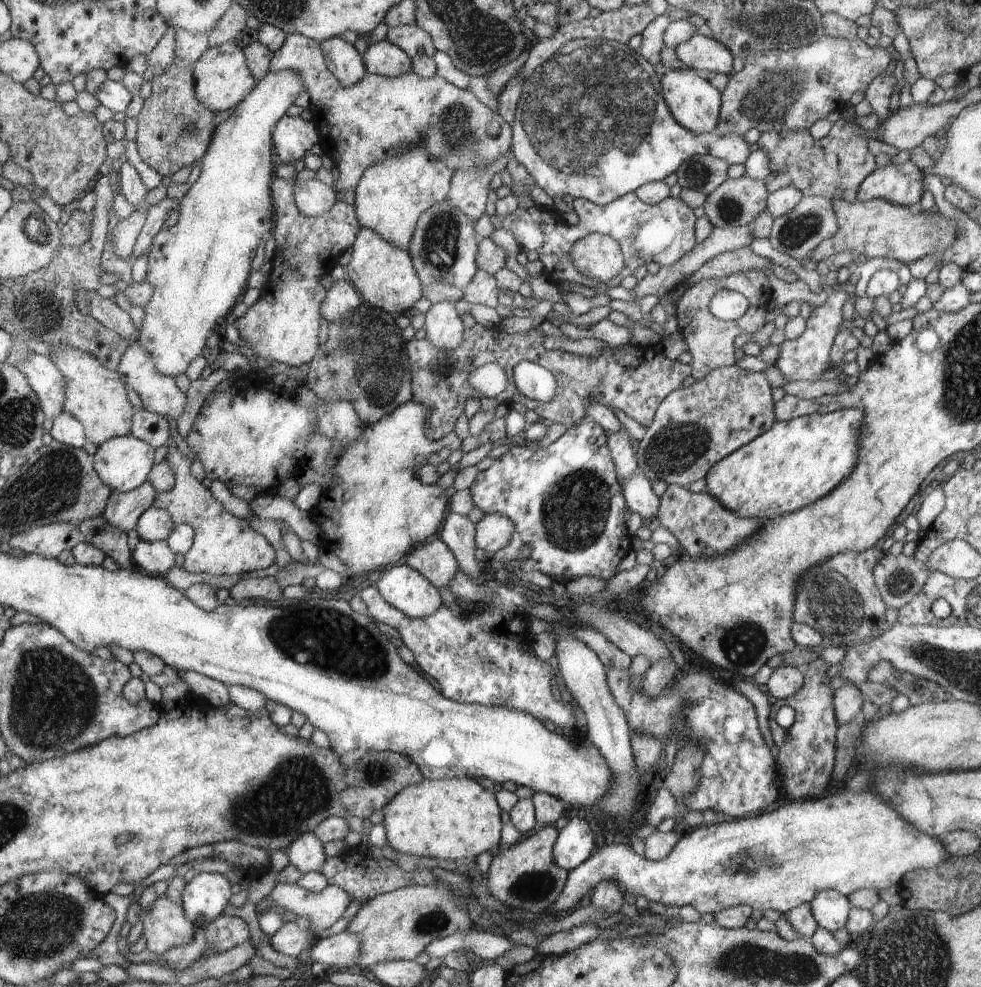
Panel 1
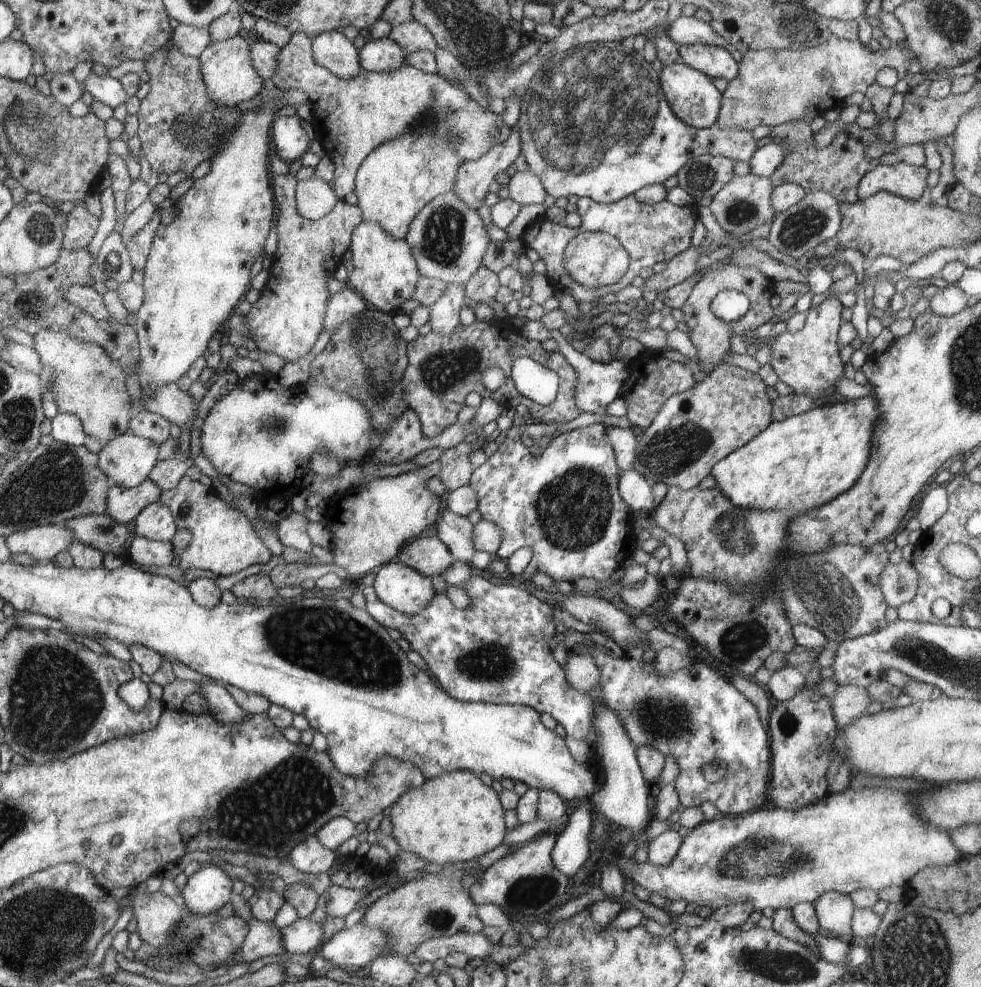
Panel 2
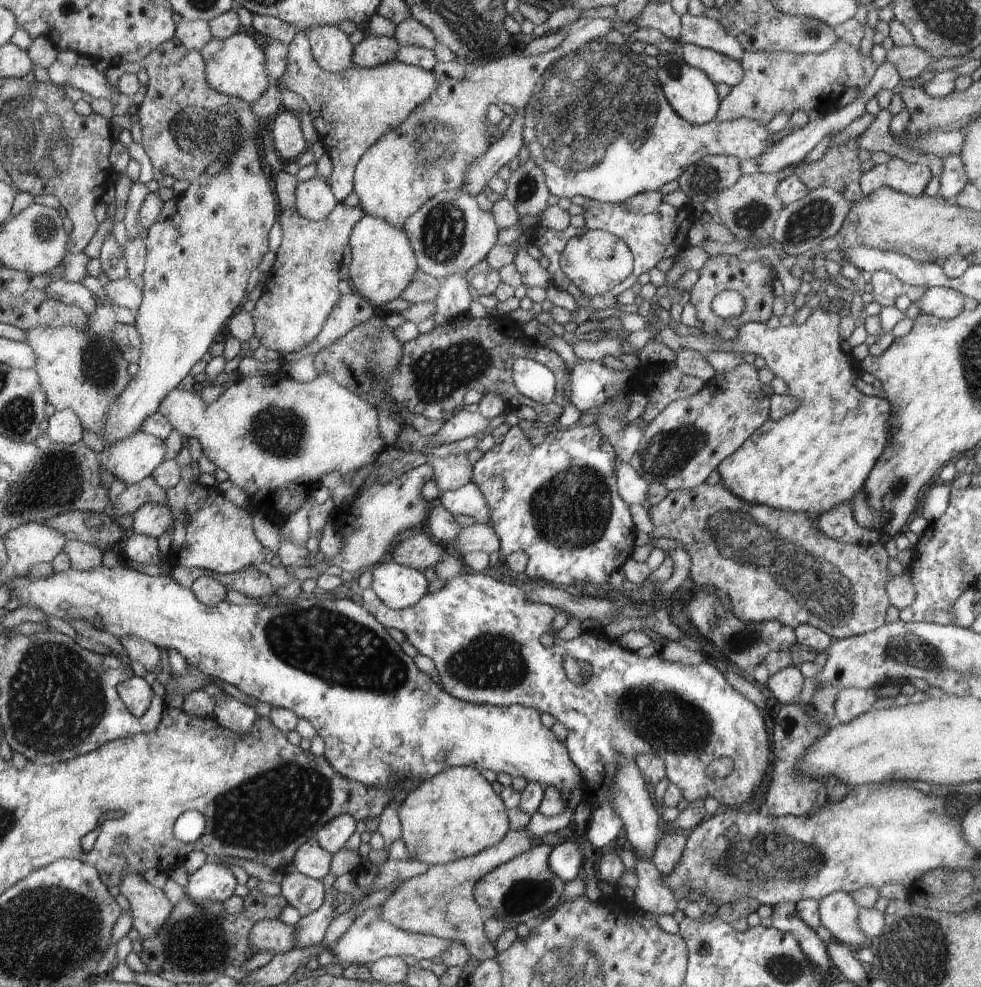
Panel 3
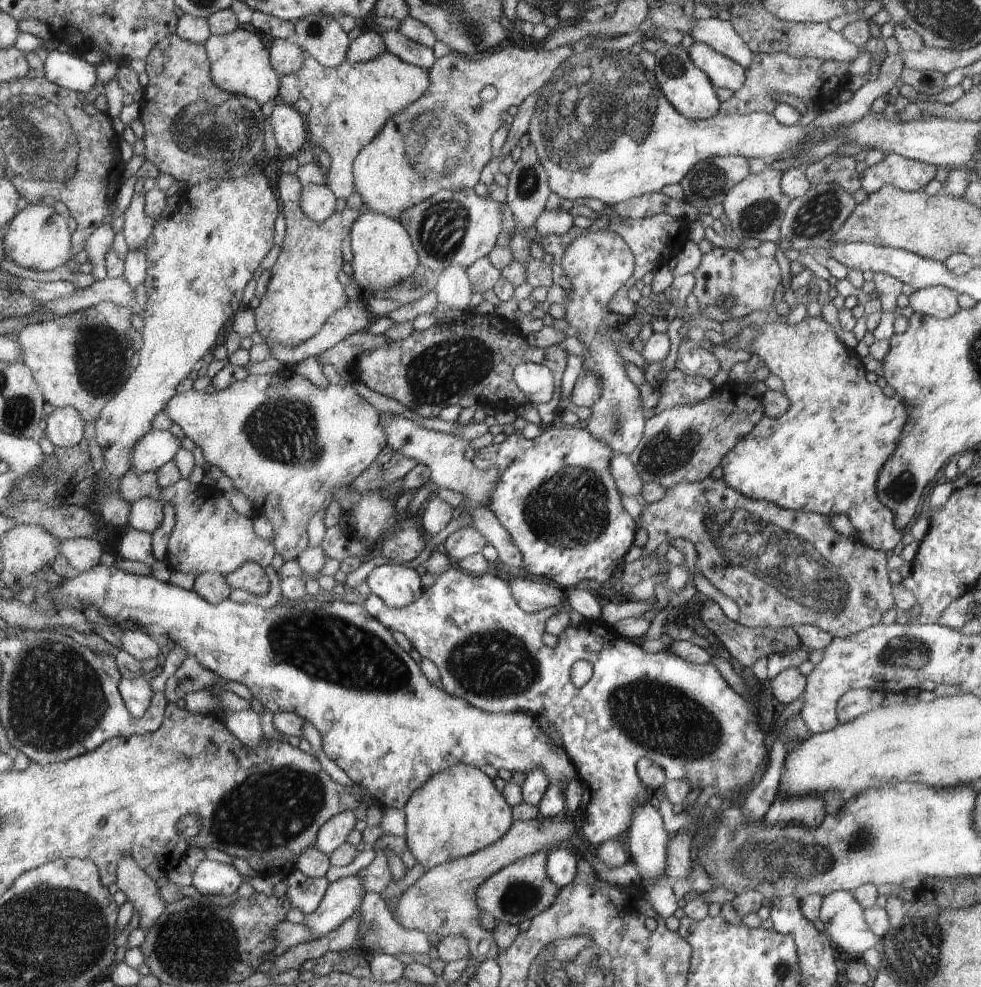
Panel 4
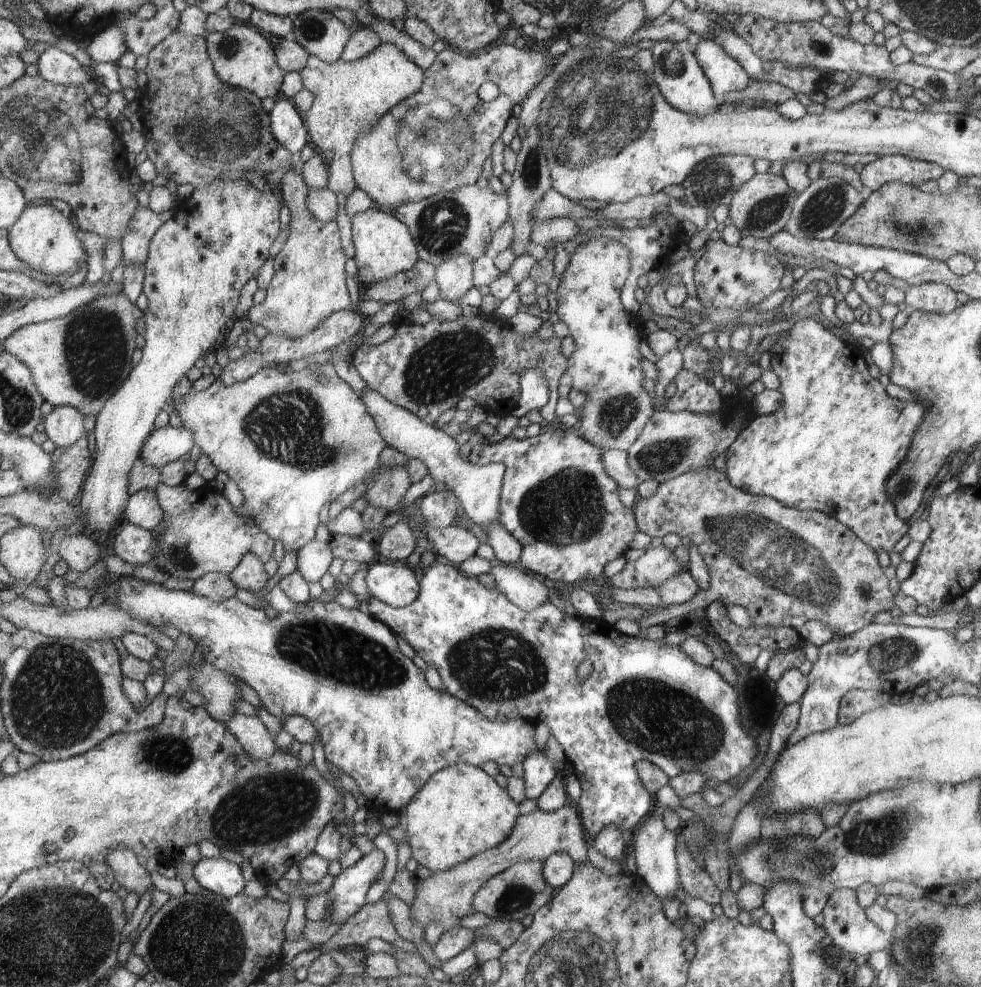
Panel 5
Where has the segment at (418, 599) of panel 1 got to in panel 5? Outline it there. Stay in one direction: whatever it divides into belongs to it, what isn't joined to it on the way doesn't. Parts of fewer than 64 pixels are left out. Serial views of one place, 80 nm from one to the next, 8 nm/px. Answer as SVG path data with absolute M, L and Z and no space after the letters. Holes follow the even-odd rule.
M378 562L369 568L366 582L370 596L391 607L405 607L419 596L418 580L406 566Z

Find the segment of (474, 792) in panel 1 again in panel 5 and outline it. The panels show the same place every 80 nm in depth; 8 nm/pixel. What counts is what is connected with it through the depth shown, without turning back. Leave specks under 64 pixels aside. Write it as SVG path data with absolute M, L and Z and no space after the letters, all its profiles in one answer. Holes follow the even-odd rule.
M458 763L436 772L407 804L403 815L403 827L407 843L411 848L411 856L420 866L426 866L435 873L451 869L460 862L474 857L475 854L482 853L486 849L494 849L506 841L517 824L518 803L482 768L476 768L470 763Z

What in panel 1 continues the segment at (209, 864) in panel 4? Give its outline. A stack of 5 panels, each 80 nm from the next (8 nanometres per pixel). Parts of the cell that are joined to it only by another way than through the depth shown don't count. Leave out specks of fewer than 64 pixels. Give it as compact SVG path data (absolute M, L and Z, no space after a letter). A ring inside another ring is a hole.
M201 872L188 883L181 894L186 918L196 927L209 925L222 910L232 896L231 883L220 873Z

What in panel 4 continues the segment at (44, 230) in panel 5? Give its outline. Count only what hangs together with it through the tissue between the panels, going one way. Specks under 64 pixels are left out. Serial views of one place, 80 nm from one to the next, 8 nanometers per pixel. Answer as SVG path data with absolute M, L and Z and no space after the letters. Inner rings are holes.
M30 203L16 214L10 225L4 226L3 243L6 260L32 270L54 270L70 258L70 230L66 226L66 220L54 207L43 203Z

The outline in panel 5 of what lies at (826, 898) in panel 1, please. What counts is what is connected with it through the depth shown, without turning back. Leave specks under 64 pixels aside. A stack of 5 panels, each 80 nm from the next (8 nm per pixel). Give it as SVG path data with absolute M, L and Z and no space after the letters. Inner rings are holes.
M838 889L831 892L828 902L822 912L823 927L827 935L832 938L832 945L854 955L857 960L863 961L873 952L891 952L892 934L880 930L868 917L858 902L857 894L852 889Z

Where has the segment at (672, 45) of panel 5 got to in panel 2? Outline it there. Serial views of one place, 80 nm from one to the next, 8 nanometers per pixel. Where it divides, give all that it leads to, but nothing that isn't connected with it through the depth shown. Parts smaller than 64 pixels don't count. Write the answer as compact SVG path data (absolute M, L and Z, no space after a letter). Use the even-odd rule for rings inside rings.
M680 61L664 65L660 73L660 82L671 109L683 119L685 123L697 129L710 128L718 120L720 110L720 92L712 84L709 76L704 76L703 71L686 66Z

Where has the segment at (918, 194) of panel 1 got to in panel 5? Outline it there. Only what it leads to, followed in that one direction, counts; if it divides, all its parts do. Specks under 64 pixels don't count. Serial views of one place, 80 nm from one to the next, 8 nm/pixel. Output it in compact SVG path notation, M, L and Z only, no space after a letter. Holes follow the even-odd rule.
M884 155L867 164L859 177L867 192L871 192L894 181L918 187L930 179L938 180L945 171L937 164L904 155Z

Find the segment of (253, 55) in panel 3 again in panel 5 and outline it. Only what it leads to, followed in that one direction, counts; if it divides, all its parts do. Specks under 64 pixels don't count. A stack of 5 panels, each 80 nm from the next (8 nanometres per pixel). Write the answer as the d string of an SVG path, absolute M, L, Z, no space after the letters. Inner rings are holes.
M240 22L232 25L226 32L209 33L206 36L207 53L222 82L231 87L246 89L260 98L277 98L286 72L280 68L272 44L252 27L248 22Z

